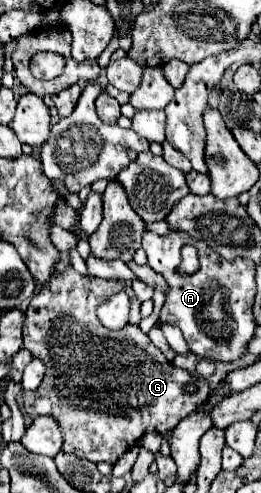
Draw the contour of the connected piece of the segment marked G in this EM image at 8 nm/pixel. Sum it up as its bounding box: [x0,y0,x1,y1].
[24,268,210,464]

